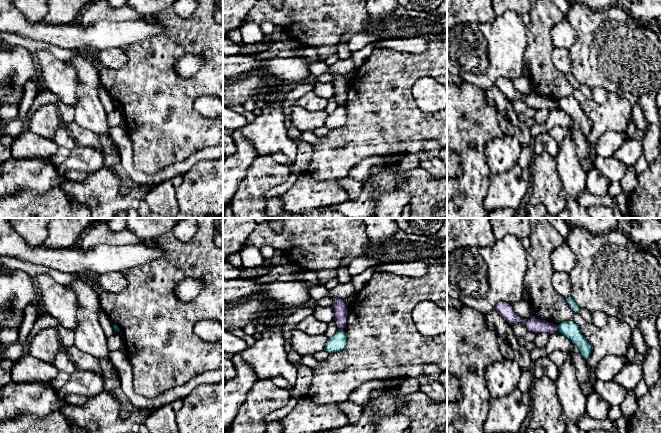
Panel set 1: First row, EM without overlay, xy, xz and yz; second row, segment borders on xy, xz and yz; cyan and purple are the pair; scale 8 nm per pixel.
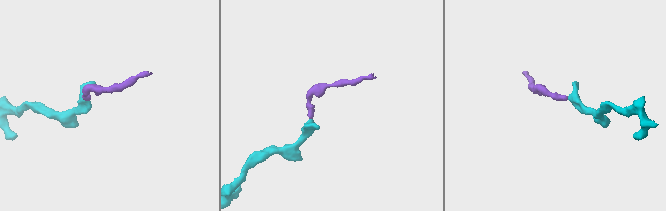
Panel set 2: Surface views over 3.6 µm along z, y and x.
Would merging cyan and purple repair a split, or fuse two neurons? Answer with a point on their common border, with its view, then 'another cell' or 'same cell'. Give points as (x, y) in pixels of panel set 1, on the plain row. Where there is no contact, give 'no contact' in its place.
meets cyan in yz at (558, 104); another cell

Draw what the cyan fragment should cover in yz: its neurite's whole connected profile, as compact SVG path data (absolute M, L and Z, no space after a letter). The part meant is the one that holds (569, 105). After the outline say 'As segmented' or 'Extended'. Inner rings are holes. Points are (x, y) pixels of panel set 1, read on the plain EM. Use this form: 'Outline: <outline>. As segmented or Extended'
Outline: M565 97L558 101L558 108L575 120L581 132L587 136L592 129L592 123L574 97Z. As segmented

